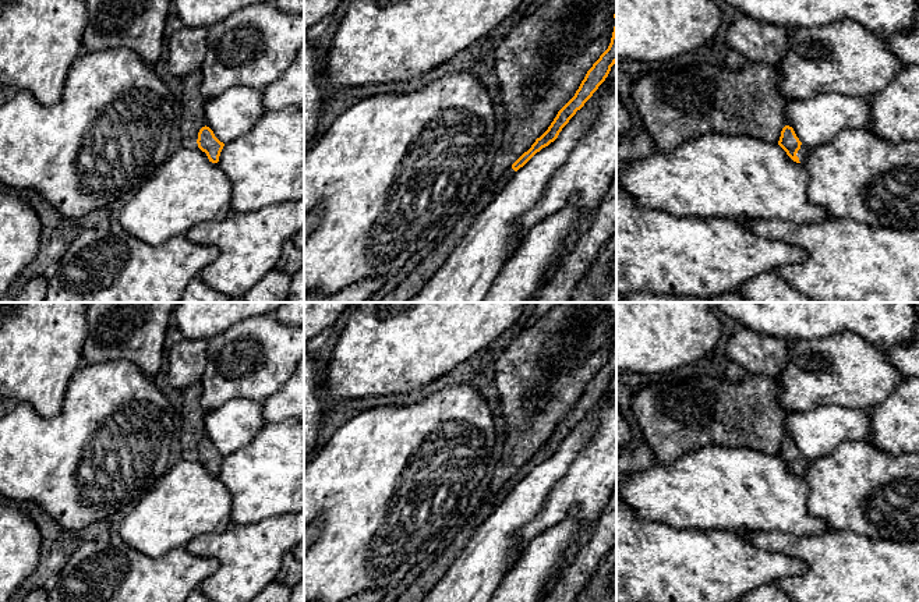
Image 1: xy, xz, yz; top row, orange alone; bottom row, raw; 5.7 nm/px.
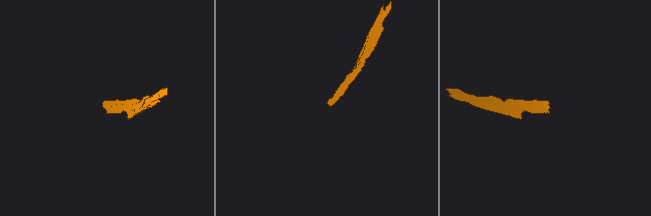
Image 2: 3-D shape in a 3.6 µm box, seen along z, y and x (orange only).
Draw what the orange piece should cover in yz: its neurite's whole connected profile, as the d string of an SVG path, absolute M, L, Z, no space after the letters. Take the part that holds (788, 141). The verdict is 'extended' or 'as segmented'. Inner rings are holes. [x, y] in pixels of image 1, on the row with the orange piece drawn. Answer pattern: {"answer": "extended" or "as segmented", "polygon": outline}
{"answer": "extended", "polygon": "M785 125L781 131L778 145L787 155L796 163L803 163L807 157L810 148L799 141L792 127Z"}

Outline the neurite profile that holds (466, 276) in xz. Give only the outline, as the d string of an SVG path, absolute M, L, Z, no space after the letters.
M602 82L584 106L576 111L562 128L558 138L537 152L510 181L494 196L494 199L476 216L464 231L460 242L449 254L443 265L421 287L409 302L483 302L494 280L509 258L510 252L520 244L517 220L533 209L545 194L554 173L566 162L569 153L576 148L598 116L598 106L604 98L607 84Z

